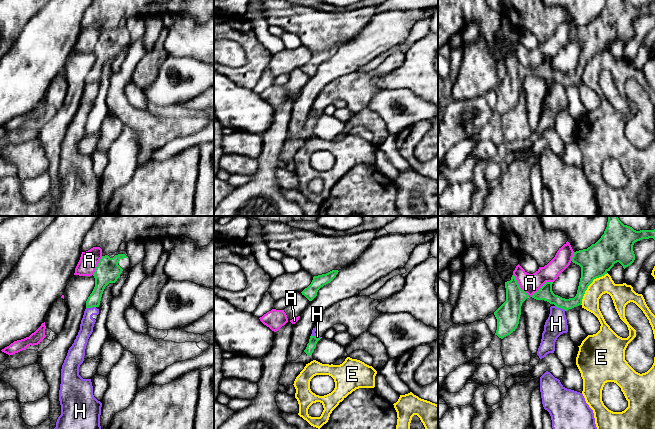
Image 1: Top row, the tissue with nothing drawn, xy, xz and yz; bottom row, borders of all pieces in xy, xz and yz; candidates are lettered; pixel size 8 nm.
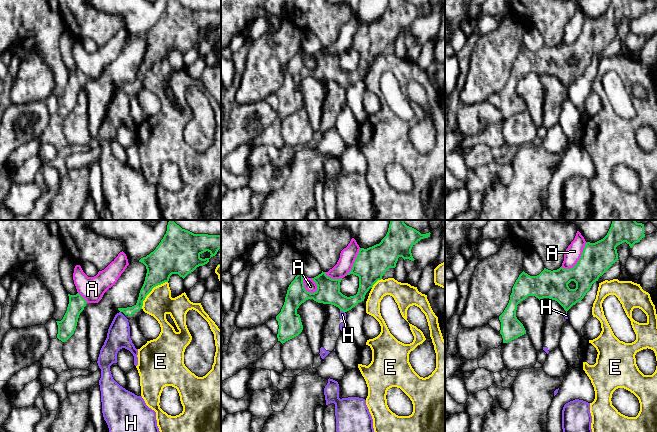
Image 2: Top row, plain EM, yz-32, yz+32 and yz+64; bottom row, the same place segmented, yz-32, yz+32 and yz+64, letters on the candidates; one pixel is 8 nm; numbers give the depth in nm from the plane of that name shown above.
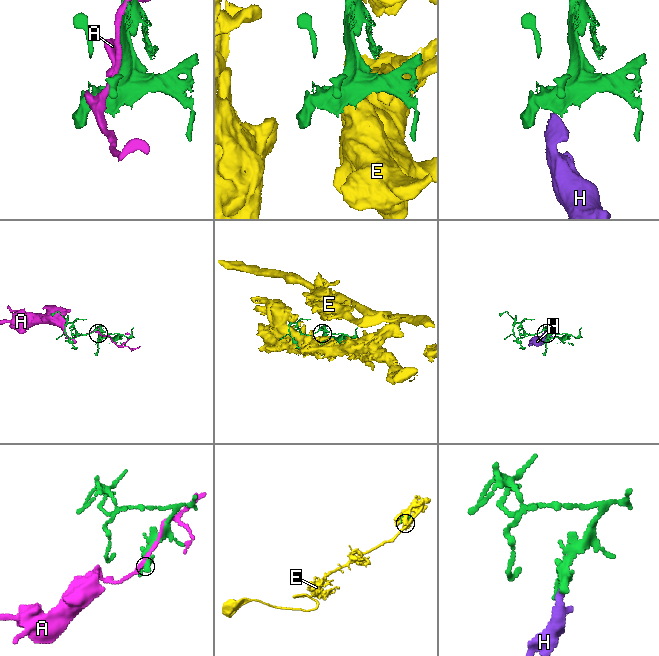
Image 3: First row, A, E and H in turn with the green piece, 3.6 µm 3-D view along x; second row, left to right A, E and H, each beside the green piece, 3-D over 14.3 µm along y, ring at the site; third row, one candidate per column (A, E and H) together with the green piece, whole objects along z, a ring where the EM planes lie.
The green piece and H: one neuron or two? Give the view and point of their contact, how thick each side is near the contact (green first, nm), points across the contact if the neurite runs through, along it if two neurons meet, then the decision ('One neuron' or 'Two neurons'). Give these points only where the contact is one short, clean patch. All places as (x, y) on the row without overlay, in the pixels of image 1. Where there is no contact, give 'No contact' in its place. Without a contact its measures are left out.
Touches green at yz (560, 83). Thickness 120 nm (green) against 170 nm. Boundary: yz (555, 81), (565, 86). Two neurons

